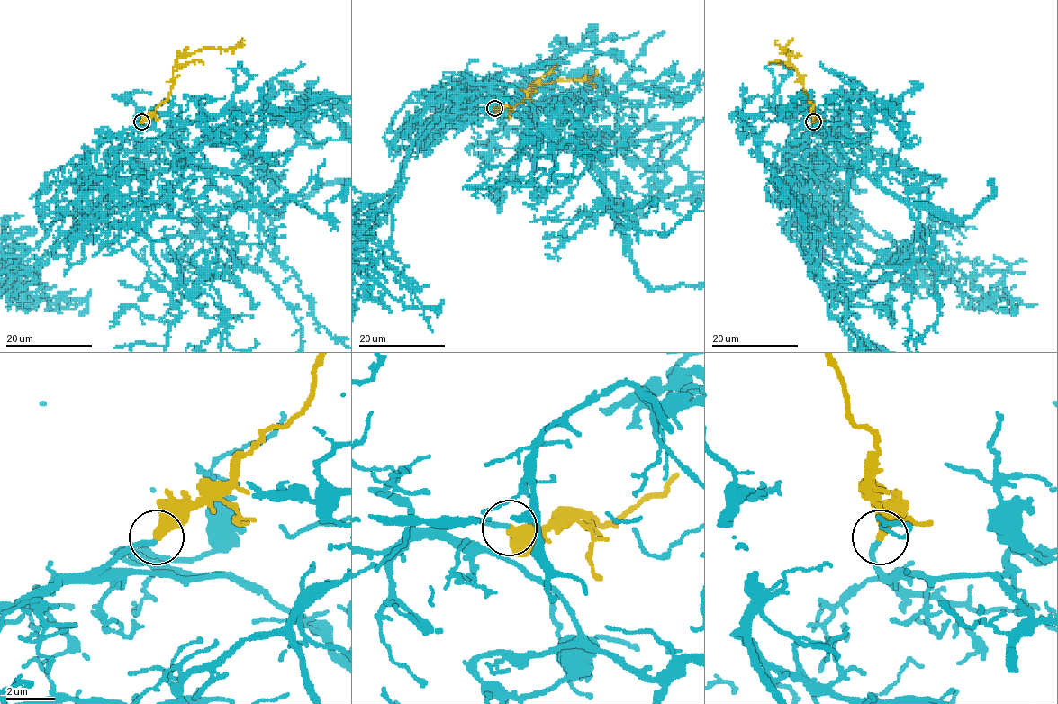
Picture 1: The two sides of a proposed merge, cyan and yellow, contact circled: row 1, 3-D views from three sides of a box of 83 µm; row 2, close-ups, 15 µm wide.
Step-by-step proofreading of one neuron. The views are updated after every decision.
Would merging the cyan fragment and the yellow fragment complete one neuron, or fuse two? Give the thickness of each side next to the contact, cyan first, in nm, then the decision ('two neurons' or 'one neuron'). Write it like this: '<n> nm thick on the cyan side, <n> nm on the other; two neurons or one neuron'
200 nm thick on the cyan side, 460 nm on the other; one neuron

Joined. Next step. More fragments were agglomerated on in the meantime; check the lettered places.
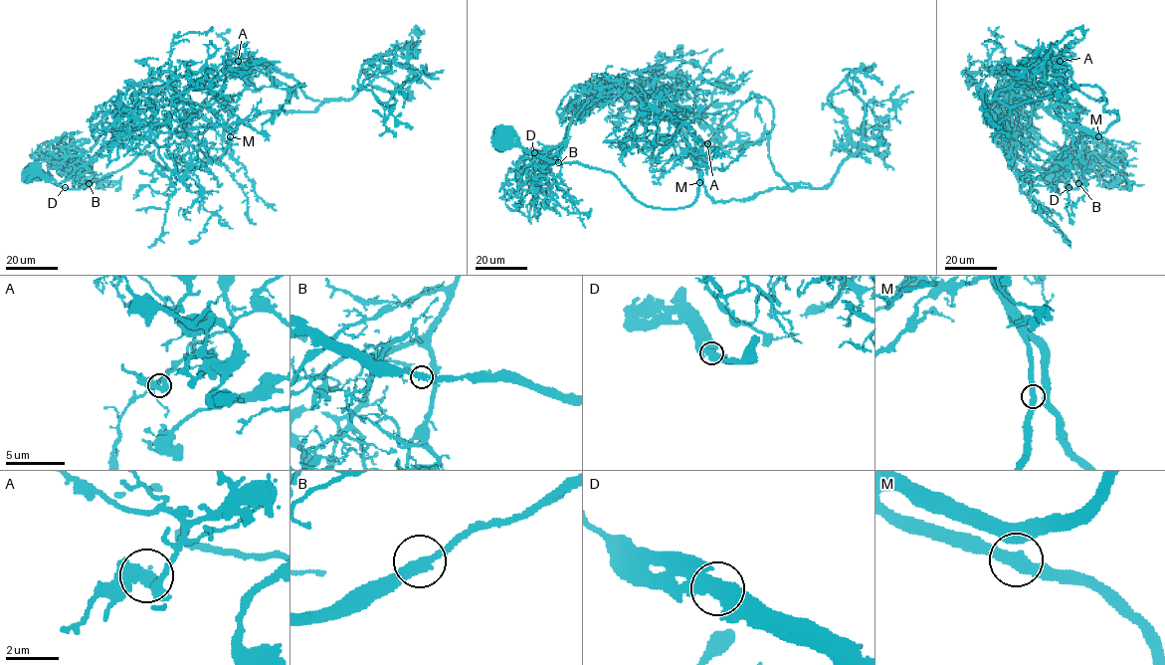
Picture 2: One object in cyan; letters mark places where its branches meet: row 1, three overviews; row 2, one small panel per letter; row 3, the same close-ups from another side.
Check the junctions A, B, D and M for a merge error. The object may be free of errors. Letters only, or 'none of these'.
none of these

